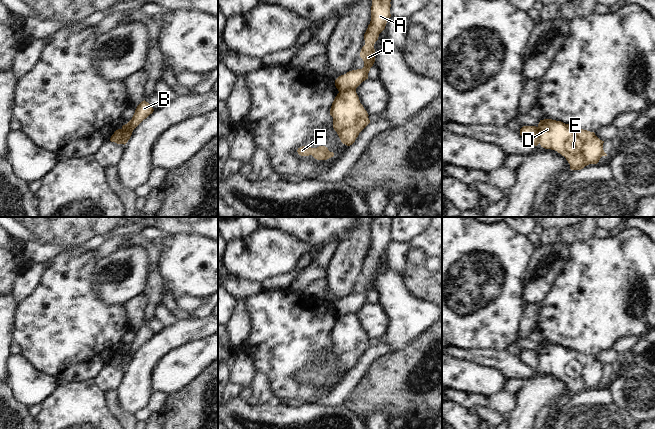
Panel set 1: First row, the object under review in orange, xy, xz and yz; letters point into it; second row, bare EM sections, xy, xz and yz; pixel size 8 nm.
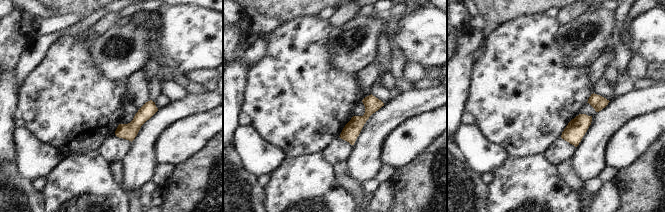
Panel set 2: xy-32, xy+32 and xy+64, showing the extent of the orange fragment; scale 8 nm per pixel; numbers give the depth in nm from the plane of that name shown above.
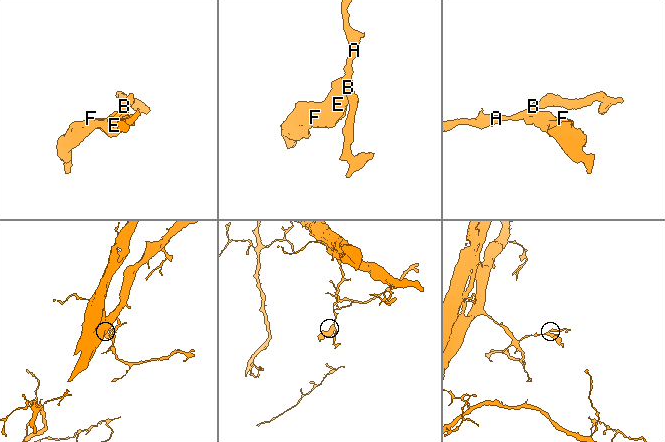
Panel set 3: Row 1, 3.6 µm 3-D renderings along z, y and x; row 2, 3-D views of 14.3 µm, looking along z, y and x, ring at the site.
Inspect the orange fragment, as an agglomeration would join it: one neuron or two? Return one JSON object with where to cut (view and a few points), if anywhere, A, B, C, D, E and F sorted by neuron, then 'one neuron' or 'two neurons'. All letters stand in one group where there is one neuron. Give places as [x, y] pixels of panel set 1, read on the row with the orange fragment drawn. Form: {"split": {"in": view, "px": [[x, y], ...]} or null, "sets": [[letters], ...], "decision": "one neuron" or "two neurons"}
{"split": {"in": "xz", "px": [[355, 90], [348, 89], [339, 92]]}, "sets": [["A", "B", "C"], ["D", "E", "F"]], "decision": "two neurons"}

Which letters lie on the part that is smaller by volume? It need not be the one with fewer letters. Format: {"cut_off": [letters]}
{"cut_off": ["D", "E", "F"]}

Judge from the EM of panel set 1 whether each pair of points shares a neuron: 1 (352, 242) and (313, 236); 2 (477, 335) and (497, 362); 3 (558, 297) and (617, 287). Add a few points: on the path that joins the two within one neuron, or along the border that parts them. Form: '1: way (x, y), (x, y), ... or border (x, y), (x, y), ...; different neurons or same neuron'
1: border (352, 227), (340, 240); different neurons
2: border (464, 349), (506, 350); different neurons
3: way (573, 297), (599, 297), (602, 294); same neuron

